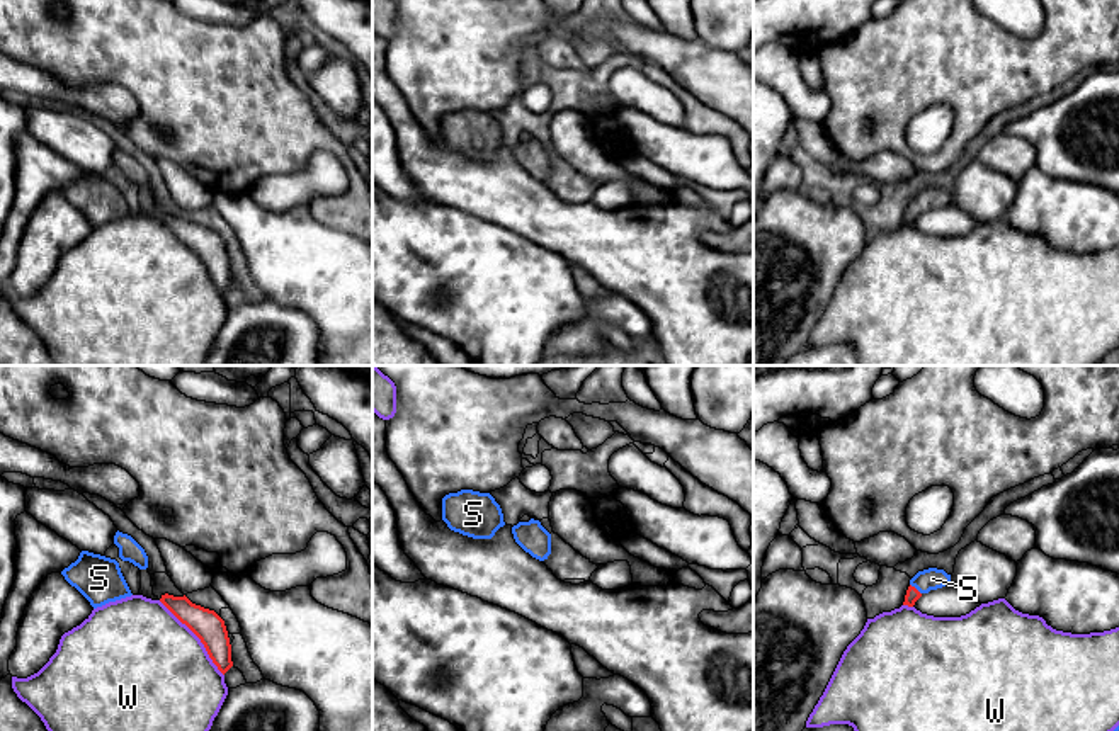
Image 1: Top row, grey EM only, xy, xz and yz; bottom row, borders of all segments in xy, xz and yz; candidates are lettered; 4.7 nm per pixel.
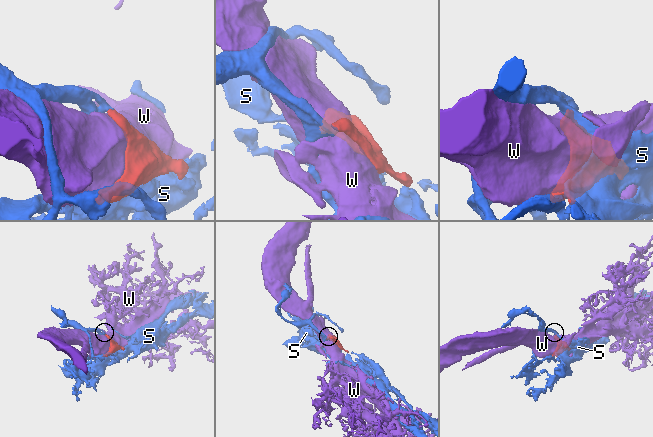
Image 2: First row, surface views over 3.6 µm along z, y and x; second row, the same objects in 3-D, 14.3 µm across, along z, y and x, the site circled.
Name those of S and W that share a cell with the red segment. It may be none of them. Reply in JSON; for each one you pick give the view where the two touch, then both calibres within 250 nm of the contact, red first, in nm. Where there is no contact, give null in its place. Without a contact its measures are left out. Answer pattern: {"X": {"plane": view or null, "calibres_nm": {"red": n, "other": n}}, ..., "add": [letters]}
{"S": {"plane": "yz", "calibres_nm": {"red": 70, "other": 110}}, "add": ["S"]}

